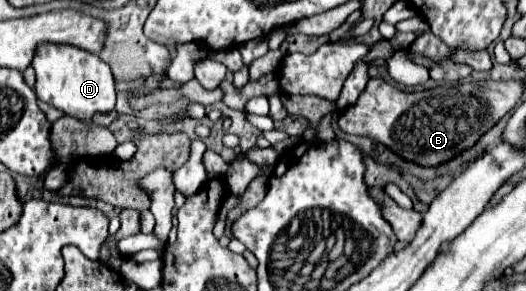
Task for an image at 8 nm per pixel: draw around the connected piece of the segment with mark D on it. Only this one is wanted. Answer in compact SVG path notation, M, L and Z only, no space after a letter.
M39 43L31 67L37 73L35 93L41 101L65 111L71 117L89 121L95 111L115 109L115 81L109 65L101 61L95 53L59 45L59 43Z

